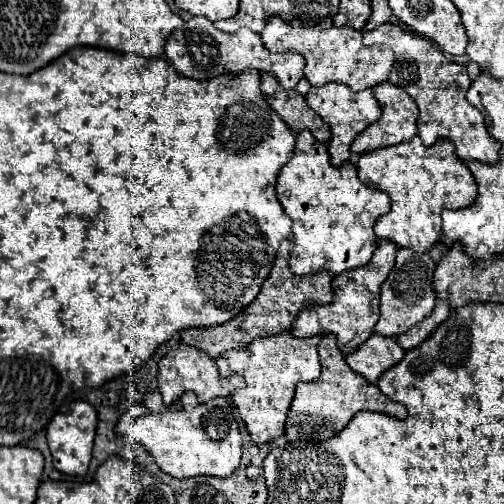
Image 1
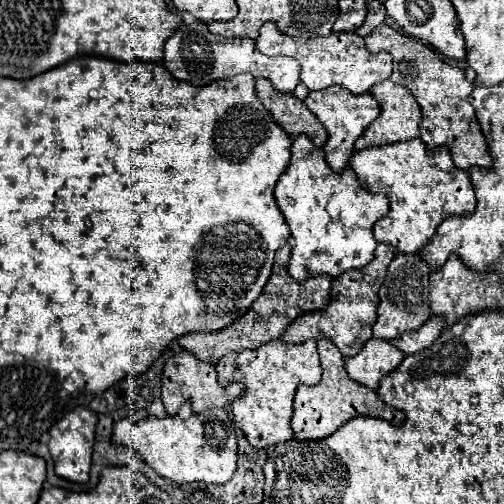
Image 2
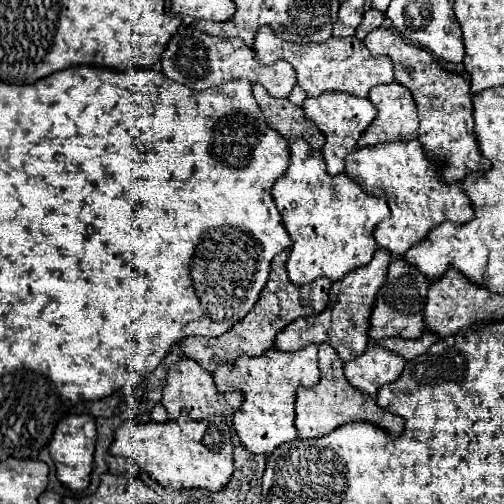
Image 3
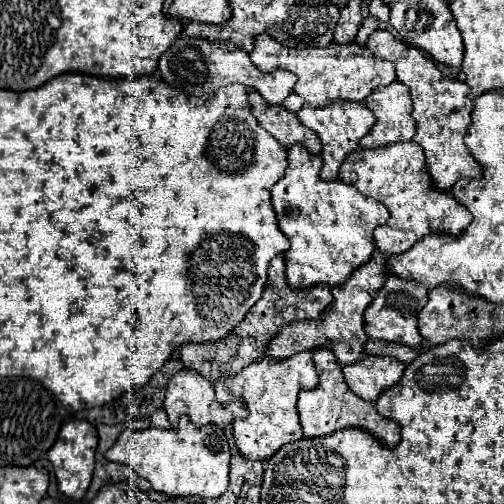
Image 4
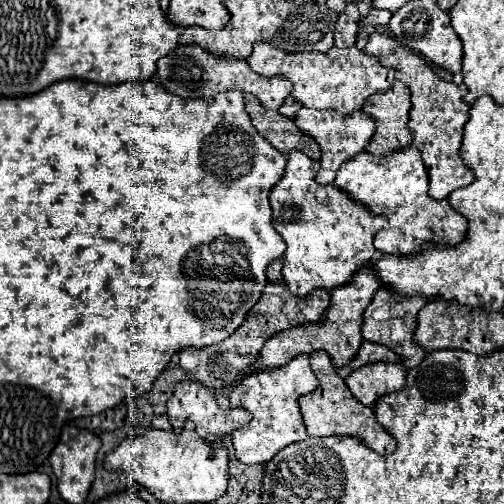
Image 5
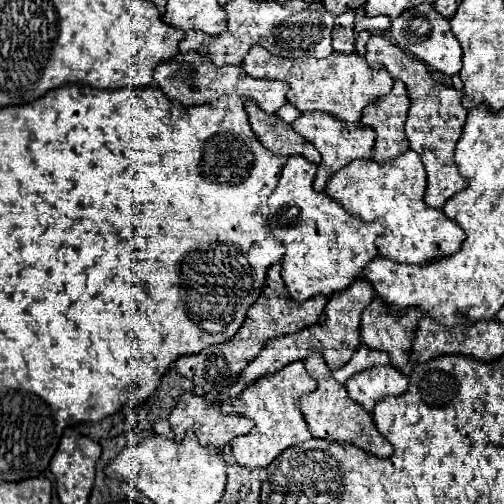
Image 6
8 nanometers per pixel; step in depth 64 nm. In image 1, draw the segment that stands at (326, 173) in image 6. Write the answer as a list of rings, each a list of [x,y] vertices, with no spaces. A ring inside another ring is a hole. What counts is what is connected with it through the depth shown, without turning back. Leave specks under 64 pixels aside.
[[[330,82],[330,84],[324,84],[320,88],[310,88],[310,92],[306,94],[306,102],[330,126],[332,138],[328,142],[328,154],[330,154],[332,166],[336,166],[336,168],[342,162],[350,160],[350,154],[352,154],[350,152],[350,144],[354,142],[354,138],[362,130],[366,130],[370,124],[374,124],[380,118],[380,114],[382,114],[380,104],[374,98],[370,88],[366,88],[362,92],[352,92],[348,86],[338,84],[338,82]]]

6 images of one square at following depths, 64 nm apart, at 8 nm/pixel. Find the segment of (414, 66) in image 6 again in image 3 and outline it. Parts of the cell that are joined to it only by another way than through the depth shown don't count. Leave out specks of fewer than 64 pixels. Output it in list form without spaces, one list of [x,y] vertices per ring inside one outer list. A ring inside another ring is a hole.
[[[388,28],[372,30],[366,36],[364,44],[374,56],[386,54],[394,62],[394,80],[412,92],[420,120],[418,142],[424,146],[428,160],[434,160],[434,164],[442,166],[440,170],[442,180],[454,184],[460,182],[470,172],[486,172],[490,164],[478,152],[476,138],[472,134],[474,118],[472,118],[470,84],[460,74],[446,72],[428,50],[404,42]]]

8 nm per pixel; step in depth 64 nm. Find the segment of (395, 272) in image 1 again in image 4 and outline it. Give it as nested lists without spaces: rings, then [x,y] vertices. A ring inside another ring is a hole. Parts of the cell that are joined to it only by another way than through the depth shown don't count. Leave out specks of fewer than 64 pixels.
[[[386,276],[384,286],[378,290],[378,296],[364,312],[364,332],[368,338],[378,338],[410,348],[422,348],[424,338],[418,334],[418,312],[428,302],[428,290],[416,282],[406,282],[396,276]]]

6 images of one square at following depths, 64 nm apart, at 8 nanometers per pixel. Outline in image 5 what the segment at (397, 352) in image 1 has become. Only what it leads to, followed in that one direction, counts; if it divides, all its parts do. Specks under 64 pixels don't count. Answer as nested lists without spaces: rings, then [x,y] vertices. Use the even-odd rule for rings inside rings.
[[[378,362],[354,370],[346,378],[346,384],[358,402],[374,406],[380,396],[398,392],[406,384],[406,372],[400,364]]]

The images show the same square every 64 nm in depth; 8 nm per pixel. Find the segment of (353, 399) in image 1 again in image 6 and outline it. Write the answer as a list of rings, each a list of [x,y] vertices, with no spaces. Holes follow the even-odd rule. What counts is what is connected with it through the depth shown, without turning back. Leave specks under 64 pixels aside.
[[[314,352],[308,358],[304,358],[304,368],[318,382],[318,388],[314,392],[302,396],[302,400],[300,400],[300,410],[304,414],[304,420],[306,420],[312,436],[336,440],[336,442],[350,442],[378,458],[390,458],[394,452],[392,444],[384,436],[378,434],[372,414],[368,414],[364,408],[360,408],[360,404],[354,404],[348,398],[346,388],[342,384],[338,384],[336,380],[332,380],[332,372],[328,370],[324,358],[320,358],[320,352]]]

